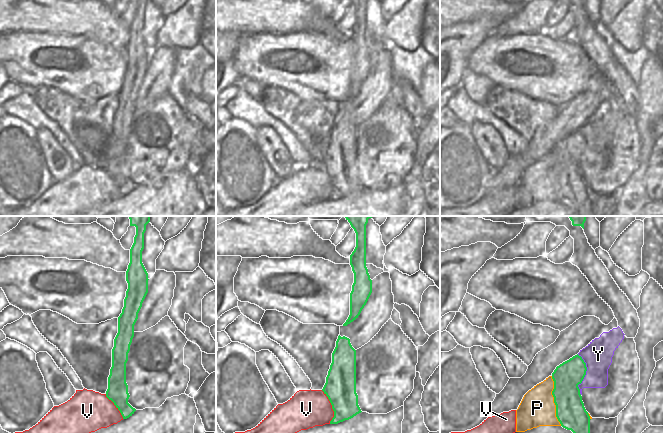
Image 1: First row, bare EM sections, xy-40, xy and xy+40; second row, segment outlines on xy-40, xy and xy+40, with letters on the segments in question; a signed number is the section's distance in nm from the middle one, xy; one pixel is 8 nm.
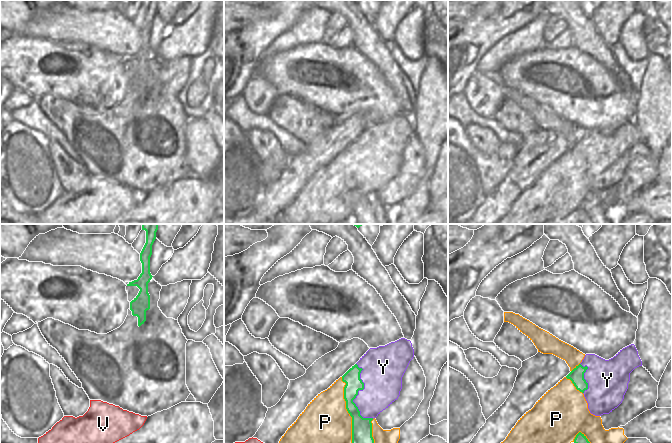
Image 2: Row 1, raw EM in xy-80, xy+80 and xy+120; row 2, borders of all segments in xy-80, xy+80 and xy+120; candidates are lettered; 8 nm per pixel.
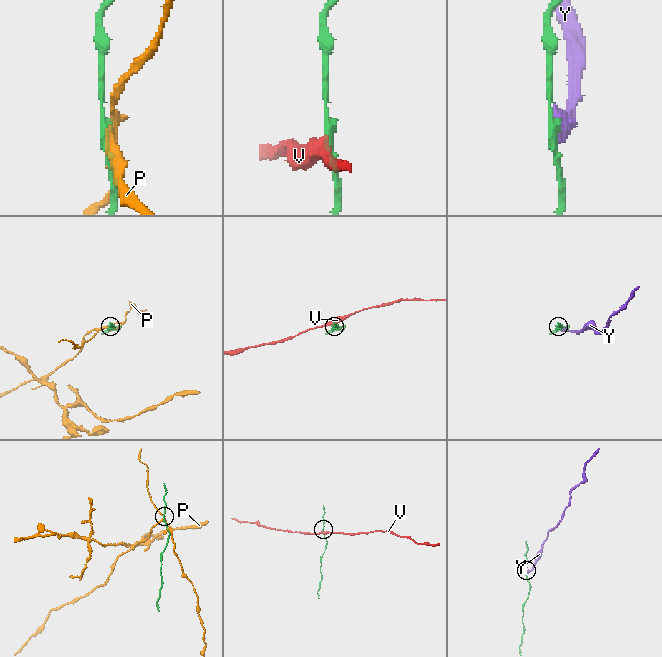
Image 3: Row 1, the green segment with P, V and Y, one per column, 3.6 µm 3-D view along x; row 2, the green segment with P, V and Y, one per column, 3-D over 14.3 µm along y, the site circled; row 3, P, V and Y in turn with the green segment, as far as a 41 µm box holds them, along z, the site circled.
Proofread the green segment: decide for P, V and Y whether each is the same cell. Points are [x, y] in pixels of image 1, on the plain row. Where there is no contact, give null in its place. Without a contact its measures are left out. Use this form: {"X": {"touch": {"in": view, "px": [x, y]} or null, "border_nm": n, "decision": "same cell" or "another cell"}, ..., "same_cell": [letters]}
{"P": {"touch": {"in": "xy+40", "px": [554, 177]}, "border_nm": 400, "decision": "another cell"}, "V": {"touch": {"in": "xy", "px": [332, 183]}, "border_nm": 280, "decision": "another cell"}, "Y": {"touch": {"in": "xy+40", "px": [585, 150]}, "border_nm": 320, "decision": "another cell"}, "same_cell": []}

